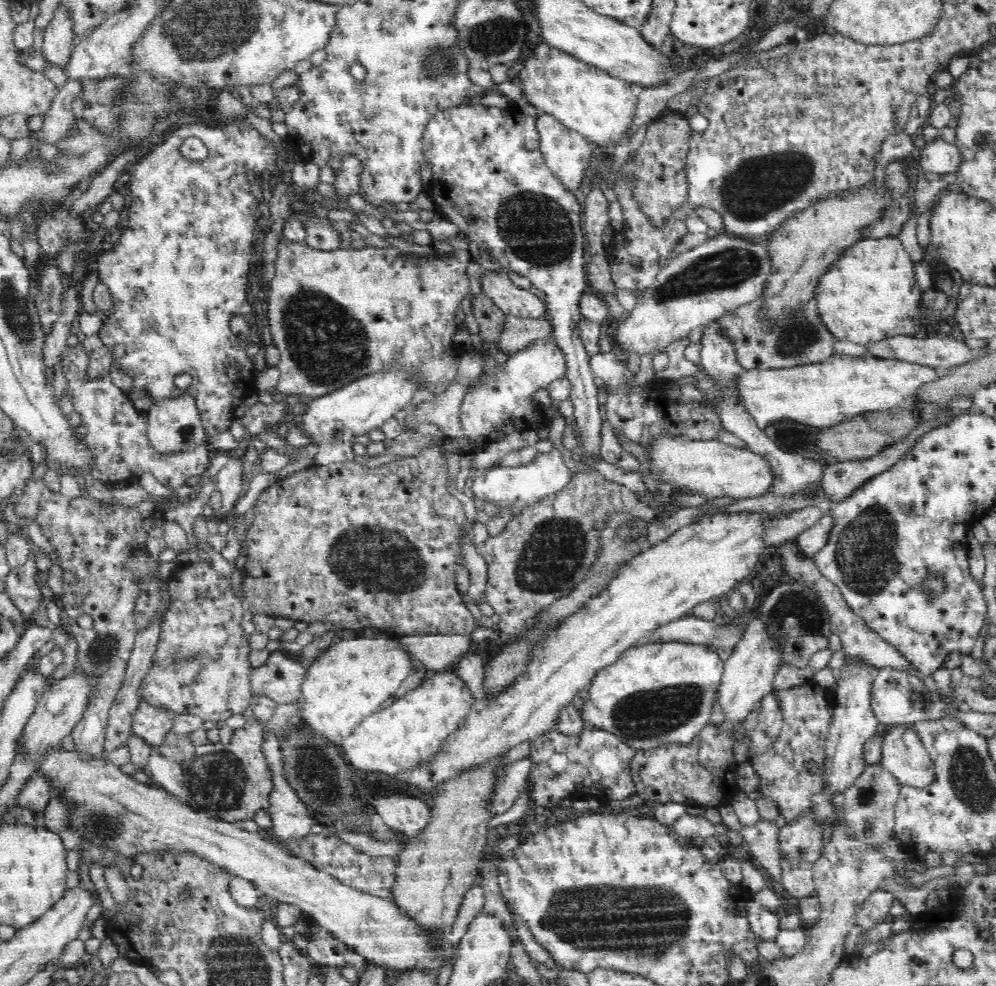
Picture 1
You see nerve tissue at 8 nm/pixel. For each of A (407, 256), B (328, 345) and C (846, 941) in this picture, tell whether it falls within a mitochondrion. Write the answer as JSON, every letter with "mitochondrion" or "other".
{"A":"other","B":"mitochondrion","C":"other"}

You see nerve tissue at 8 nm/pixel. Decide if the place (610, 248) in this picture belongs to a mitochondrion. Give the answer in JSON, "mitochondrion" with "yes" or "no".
{"mitochondrion":"no"}

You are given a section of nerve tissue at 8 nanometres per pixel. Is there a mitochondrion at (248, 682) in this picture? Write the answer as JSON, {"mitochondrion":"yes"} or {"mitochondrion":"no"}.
{"mitochondrion":"no"}

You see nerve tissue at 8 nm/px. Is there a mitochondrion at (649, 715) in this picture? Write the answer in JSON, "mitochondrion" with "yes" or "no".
{"mitochondrion":"yes"}

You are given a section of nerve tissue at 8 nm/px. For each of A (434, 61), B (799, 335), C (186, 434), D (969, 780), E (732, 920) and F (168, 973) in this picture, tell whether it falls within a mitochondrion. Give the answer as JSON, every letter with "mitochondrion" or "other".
{"A":"mitochondrion","B":"mitochondrion","C":"mitochondrion","D":"mitochondrion","E":"other","F":"other"}

